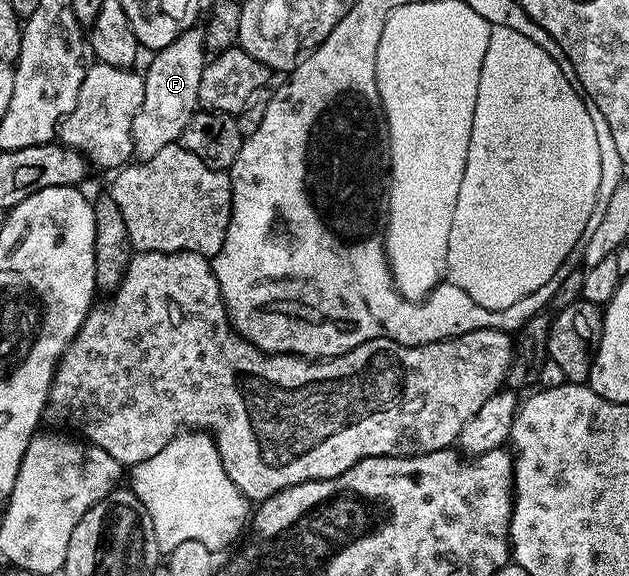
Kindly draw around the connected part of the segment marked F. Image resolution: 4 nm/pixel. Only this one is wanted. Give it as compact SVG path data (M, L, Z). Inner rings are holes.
M199 26L191 27L170 45L155 52L143 72L144 96L140 111L134 113L132 126L132 154L143 161L177 142L186 129L190 117L198 110L198 81L202 81L202 69L206 62L205 32Z

